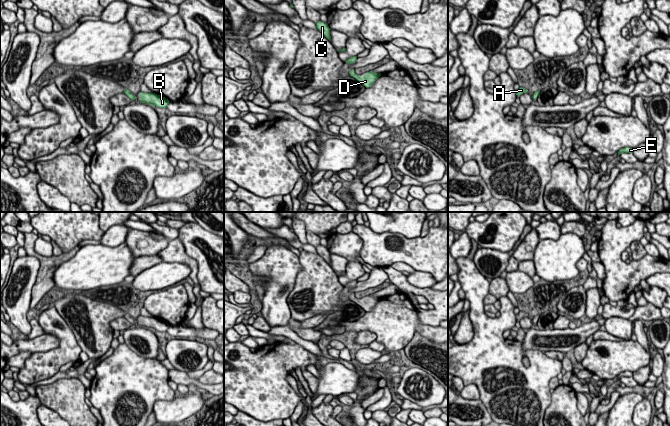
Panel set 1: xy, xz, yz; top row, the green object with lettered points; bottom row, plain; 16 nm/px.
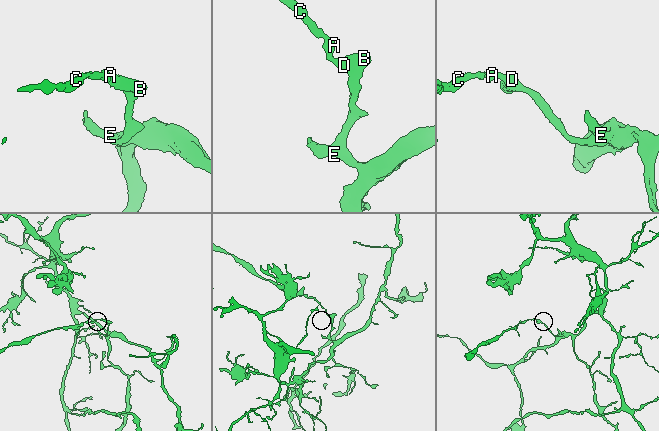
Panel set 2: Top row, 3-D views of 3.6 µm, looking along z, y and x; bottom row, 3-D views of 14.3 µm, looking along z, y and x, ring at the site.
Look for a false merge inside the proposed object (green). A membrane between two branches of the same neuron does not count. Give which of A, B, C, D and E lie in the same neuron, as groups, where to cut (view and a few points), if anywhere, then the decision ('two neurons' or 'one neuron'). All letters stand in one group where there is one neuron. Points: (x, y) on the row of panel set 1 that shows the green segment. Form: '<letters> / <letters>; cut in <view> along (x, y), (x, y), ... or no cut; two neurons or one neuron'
A B C D E; no cut; one neuron

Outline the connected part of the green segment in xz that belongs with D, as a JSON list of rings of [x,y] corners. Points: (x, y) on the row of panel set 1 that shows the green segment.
[[[351,69],[350,76],[355,78],[357,81],[359,81],[366,88],[369,88],[381,76],[381,73],[374,73],[373,71],[369,71],[366,74],[364,74],[363,77],[361,77],[360,75],[357,75],[355,73],[354,69]]]

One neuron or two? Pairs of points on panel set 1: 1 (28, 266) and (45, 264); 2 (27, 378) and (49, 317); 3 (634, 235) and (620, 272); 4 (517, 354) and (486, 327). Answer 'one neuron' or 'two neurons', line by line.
1: two neurons
2: one neuron
3: one neuron
4: one neuron

